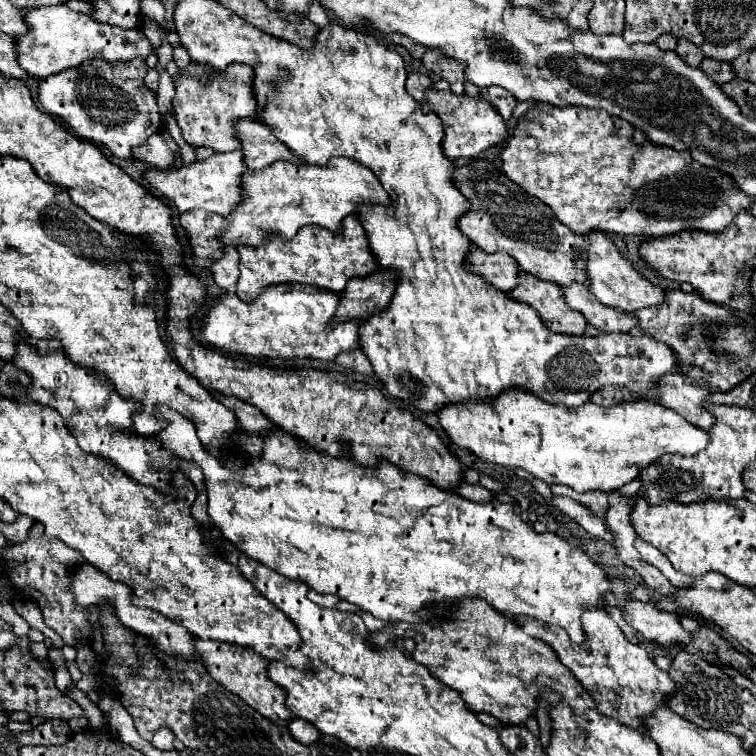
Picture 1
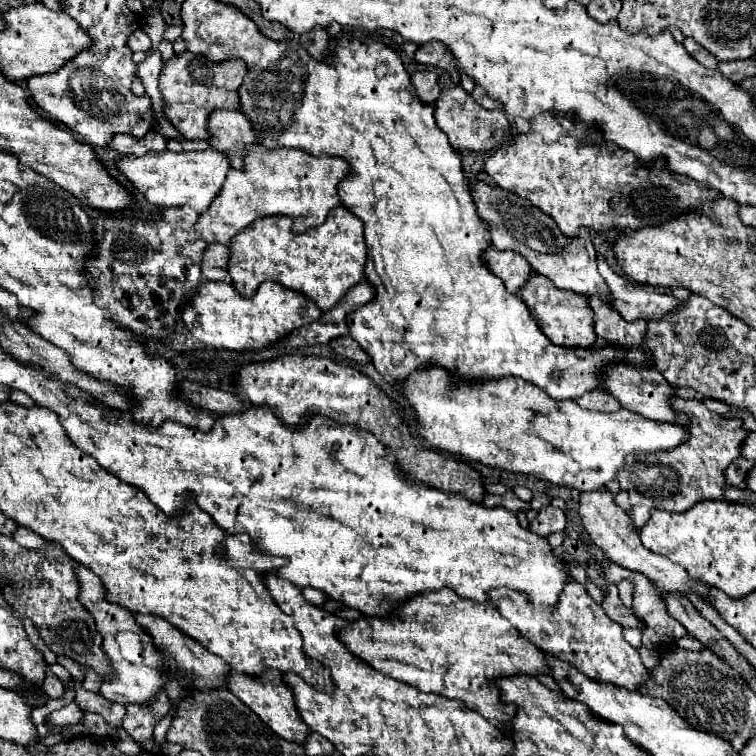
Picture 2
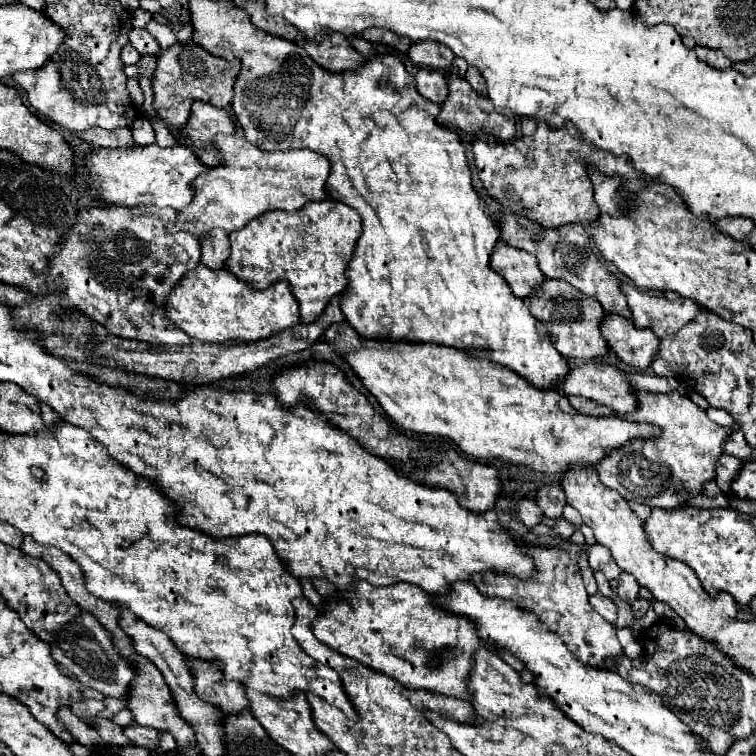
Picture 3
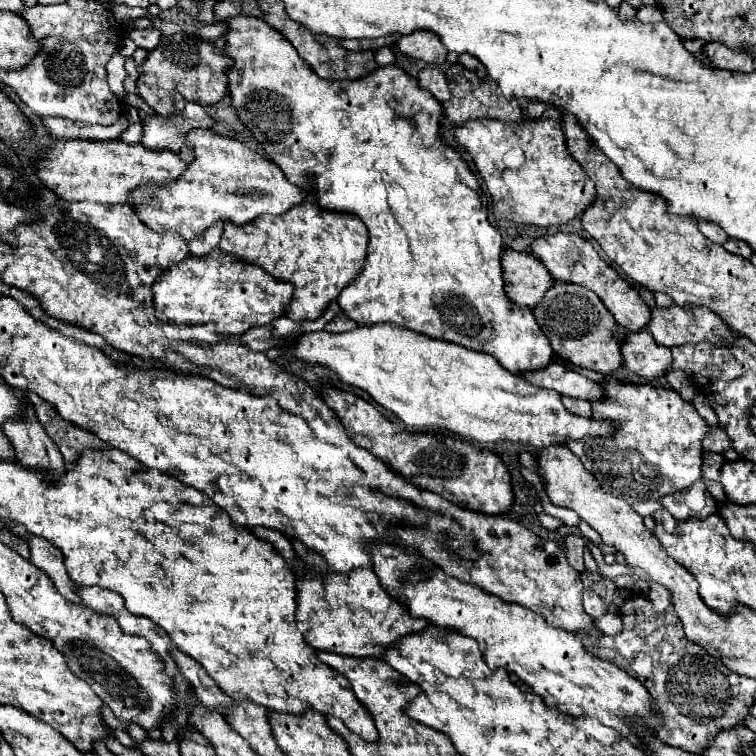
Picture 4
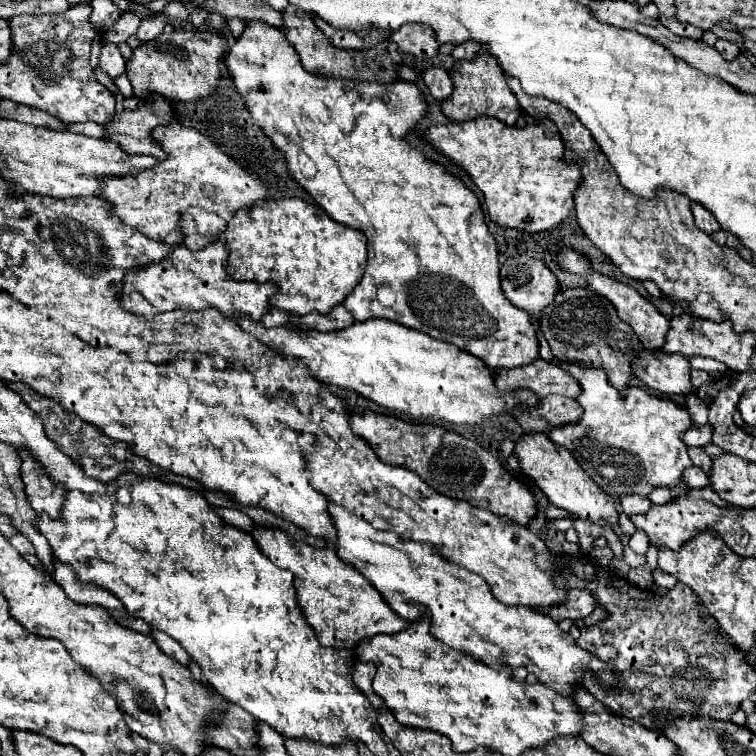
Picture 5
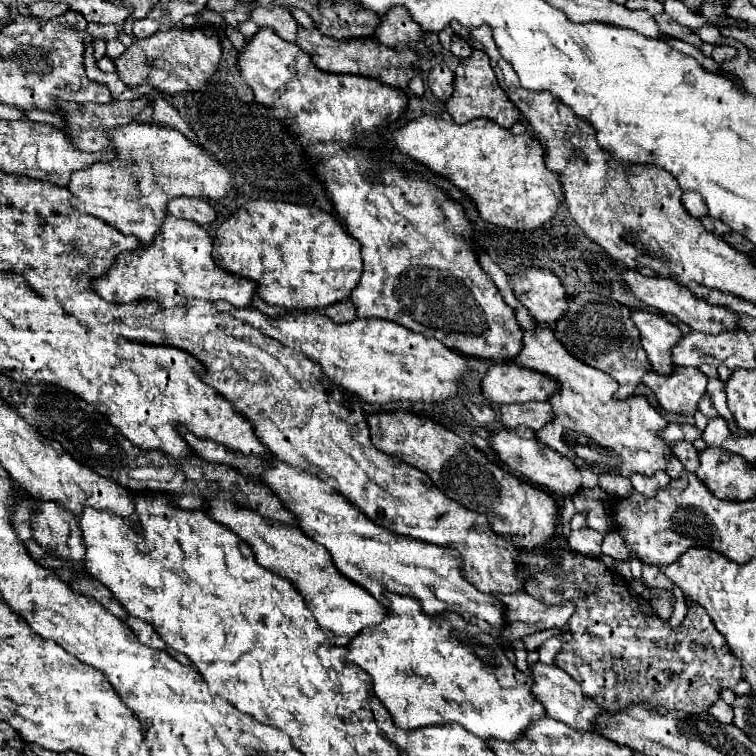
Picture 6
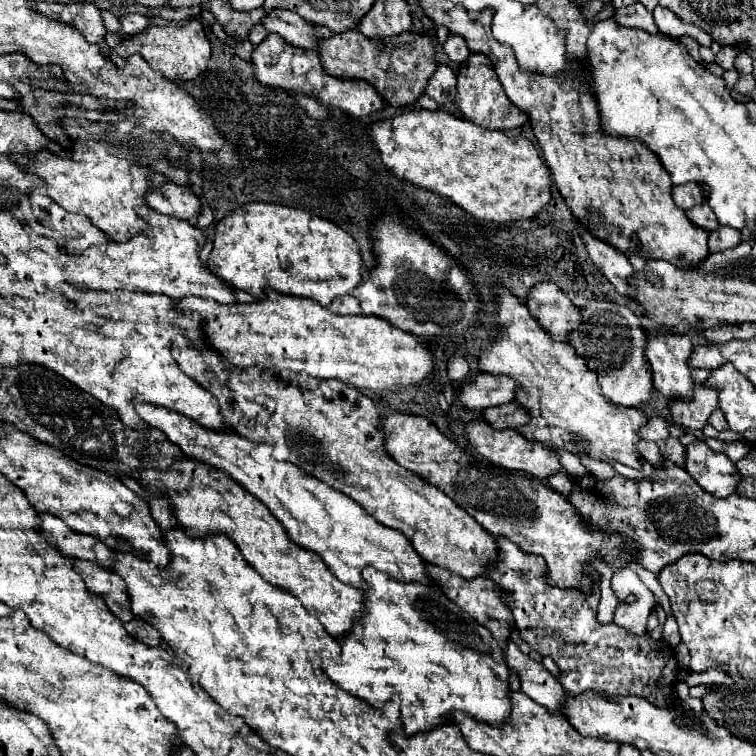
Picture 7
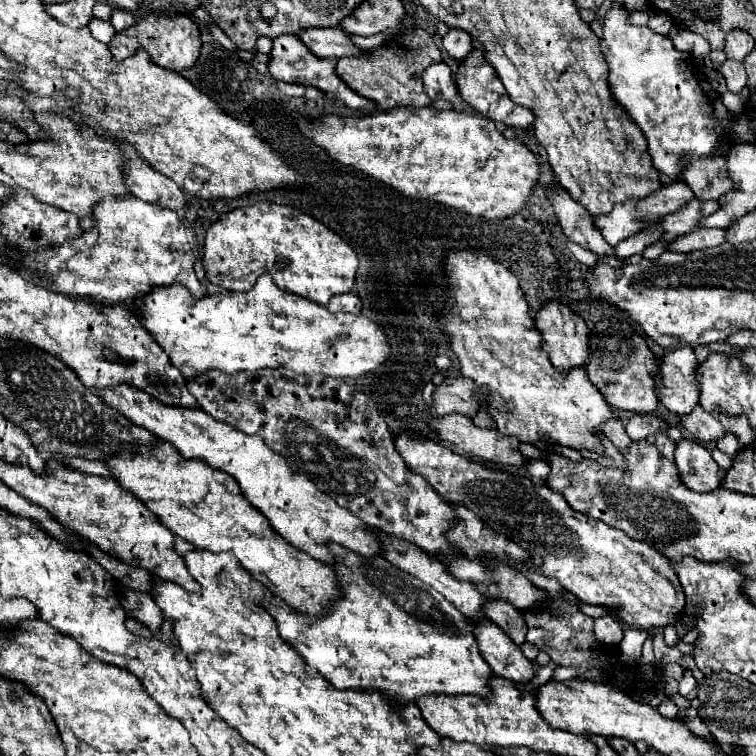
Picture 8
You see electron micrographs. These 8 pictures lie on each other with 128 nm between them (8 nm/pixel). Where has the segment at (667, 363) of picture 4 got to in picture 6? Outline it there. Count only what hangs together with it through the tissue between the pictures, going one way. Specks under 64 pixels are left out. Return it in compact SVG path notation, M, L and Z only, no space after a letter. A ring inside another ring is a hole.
M680 368L672 376L656 376L648 372L644 384L654 392L658 402L666 412L694 416L698 412L698 402L706 392L706 376L698 368Z

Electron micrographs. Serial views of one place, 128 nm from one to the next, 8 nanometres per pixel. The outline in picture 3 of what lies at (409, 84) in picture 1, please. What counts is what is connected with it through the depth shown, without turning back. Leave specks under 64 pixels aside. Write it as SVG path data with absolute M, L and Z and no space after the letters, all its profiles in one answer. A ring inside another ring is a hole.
M420 70L416 74L416 90L436 104L442 104L442 100L448 96L446 80L436 70Z

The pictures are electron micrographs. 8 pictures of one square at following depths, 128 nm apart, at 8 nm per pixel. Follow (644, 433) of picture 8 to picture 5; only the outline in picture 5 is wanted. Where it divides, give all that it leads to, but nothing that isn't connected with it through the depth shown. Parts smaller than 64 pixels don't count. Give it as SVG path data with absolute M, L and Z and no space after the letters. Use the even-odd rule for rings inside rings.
M706 424L706 426L702 426L702 428L698 428L698 426L692 426L690 430L686 430L684 434L682 434L682 440L686 442L686 446L706 446L706 444L710 444L710 440L712 440L712 428L710 428L710 424Z

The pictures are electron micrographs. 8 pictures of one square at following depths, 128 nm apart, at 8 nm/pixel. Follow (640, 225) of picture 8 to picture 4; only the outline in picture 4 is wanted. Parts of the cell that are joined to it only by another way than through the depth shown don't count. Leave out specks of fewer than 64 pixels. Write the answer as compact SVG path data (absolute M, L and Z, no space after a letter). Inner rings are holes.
M698 220L698 228L700 228L700 232L704 232L706 238L714 240L716 244L724 244L728 240L728 234L718 224L712 224L712 222L706 222L706 220Z

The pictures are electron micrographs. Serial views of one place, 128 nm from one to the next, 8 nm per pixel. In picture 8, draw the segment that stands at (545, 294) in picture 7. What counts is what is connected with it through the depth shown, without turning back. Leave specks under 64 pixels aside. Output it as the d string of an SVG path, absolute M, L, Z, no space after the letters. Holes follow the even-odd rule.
M544 304L540 312L536 314L536 328L542 332L542 346L548 352L552 366L556 366L558 372L568 372L572 368L586 366L588 356L590 356L590 350L588 350L590 330L584 324L584 320L580 320L580 316L576 316L568 306Z

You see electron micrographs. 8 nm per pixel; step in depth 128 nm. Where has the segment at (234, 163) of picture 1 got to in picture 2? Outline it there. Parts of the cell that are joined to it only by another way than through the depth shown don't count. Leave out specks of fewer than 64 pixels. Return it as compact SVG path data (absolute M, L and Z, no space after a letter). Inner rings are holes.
M212 148L202 152L146 152L144 156L122 156L116 160L120 174L150 202L162 208L190 206L196 212L208 210L208 204L220 192L230 170L228 158Z

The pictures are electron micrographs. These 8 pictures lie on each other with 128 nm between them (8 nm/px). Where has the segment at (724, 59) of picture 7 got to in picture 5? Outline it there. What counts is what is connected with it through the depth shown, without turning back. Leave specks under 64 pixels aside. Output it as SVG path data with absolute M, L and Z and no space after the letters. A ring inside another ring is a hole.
M718 40L716 42L716 50L726 58L726 60L734 60L740 54L740 48L728 40Z

